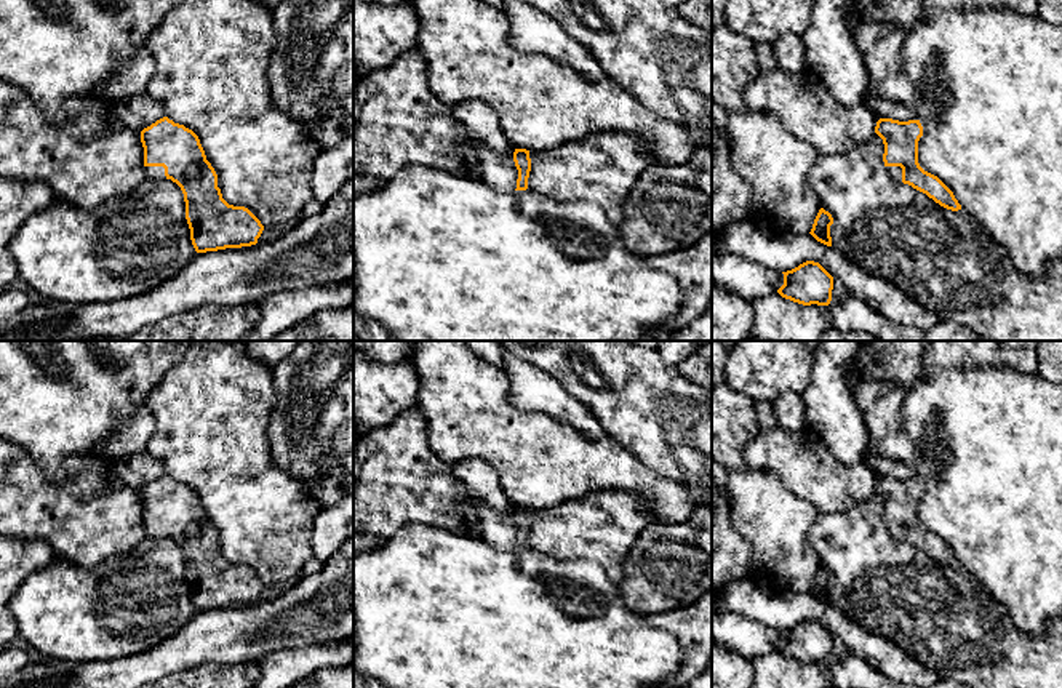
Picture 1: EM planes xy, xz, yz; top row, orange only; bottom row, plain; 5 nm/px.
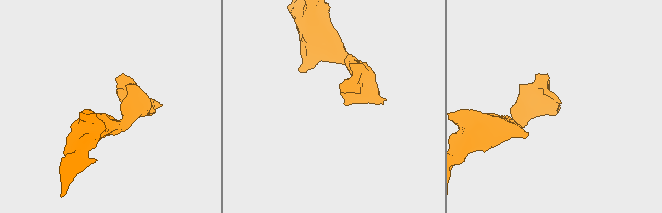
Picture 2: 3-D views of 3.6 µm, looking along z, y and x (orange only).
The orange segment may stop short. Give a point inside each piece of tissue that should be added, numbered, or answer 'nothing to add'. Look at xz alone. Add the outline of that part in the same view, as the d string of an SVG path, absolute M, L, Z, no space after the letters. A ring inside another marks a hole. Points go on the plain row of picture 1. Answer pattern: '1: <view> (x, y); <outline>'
1: xz (498, 528); M472 501L472 510L475 514L475 522L480 530L480 536L496 549L515 549L518 528L513 520L515 507L505 512L499 512L480 502Z

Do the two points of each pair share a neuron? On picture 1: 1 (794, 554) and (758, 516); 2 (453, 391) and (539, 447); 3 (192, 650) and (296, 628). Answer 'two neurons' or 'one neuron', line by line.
1: one neuron
2: one neuron
3: one neuron

